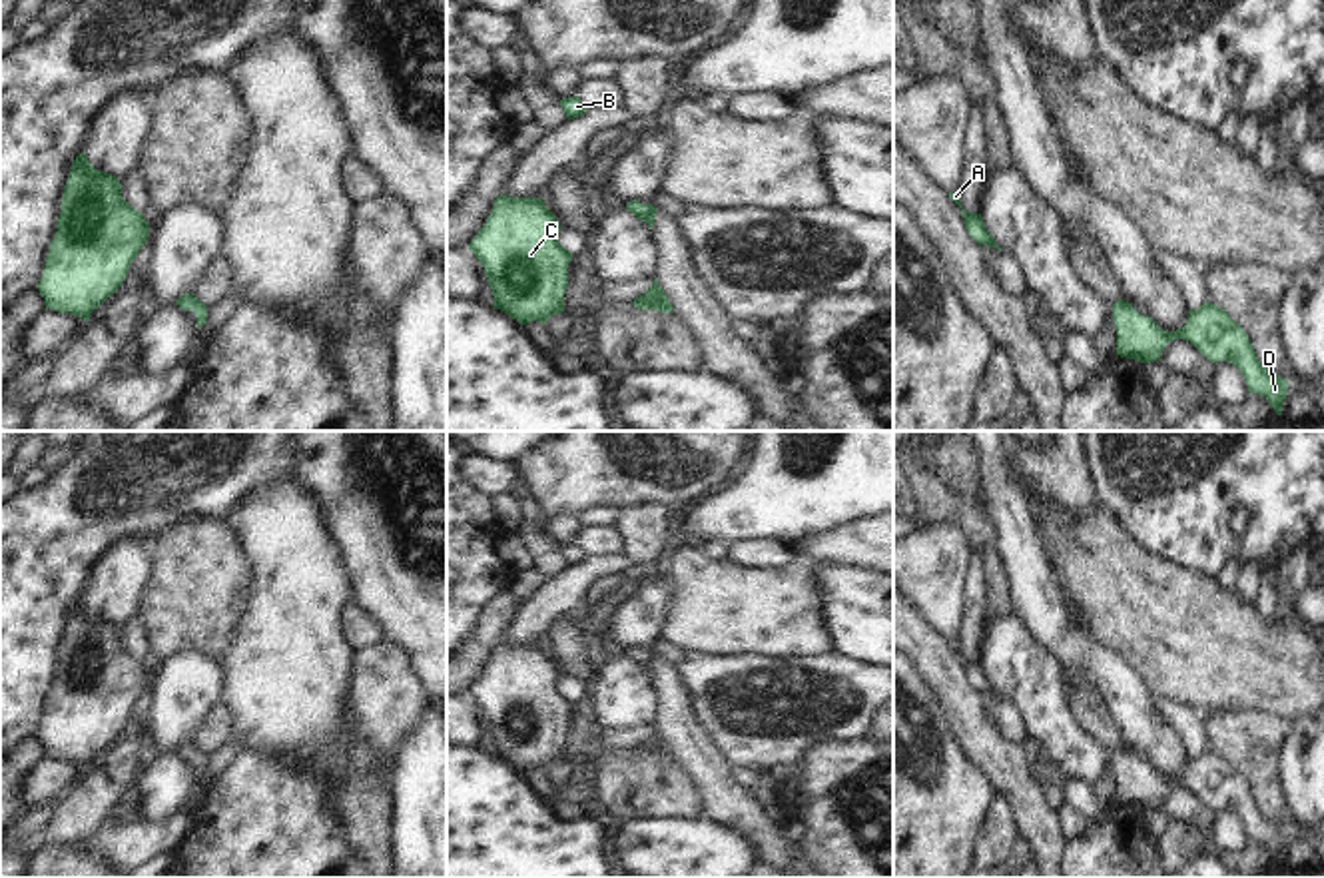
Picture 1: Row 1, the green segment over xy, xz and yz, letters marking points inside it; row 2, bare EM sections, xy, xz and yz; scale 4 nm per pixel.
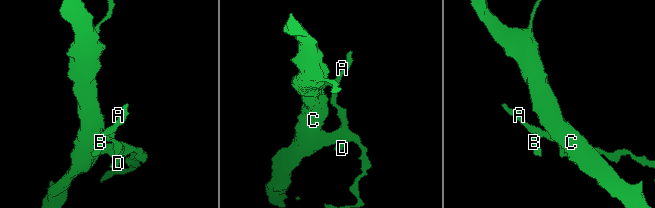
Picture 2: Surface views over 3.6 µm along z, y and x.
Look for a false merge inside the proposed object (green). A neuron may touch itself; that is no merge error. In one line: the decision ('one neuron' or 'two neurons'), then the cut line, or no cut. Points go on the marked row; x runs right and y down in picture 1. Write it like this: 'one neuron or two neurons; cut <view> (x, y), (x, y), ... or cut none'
one neuron; cut none

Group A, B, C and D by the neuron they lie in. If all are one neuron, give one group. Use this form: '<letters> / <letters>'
A B C D

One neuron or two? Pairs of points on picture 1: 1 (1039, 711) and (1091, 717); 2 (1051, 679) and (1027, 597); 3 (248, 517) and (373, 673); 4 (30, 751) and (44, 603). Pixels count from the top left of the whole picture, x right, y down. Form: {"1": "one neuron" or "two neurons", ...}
{"1": "two neurons", "2": "two neurons", "3": "two neurons", "4": "two neurons"}

